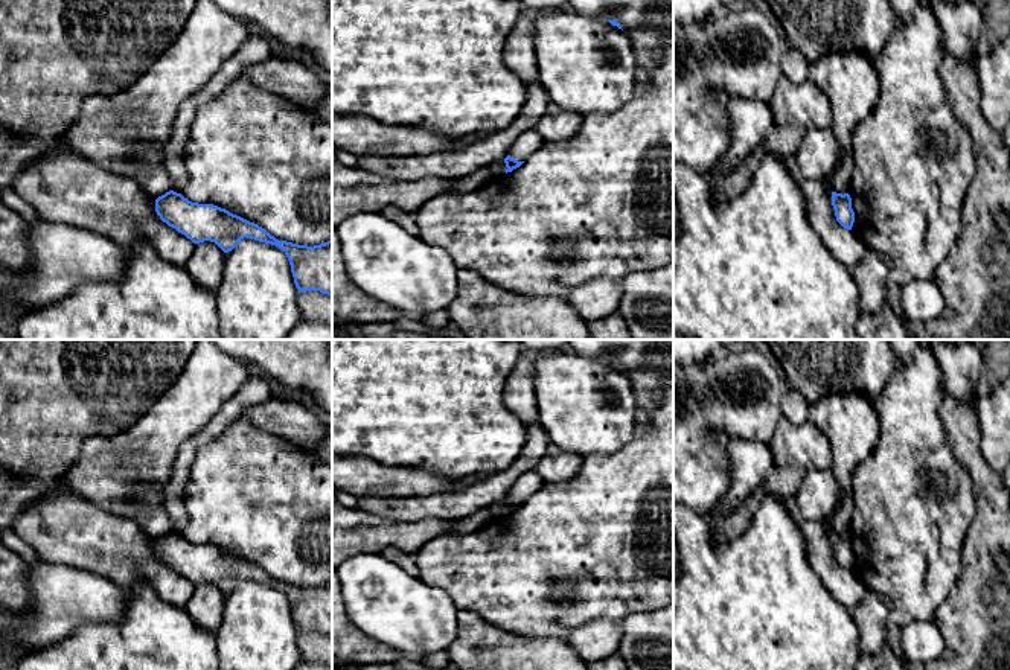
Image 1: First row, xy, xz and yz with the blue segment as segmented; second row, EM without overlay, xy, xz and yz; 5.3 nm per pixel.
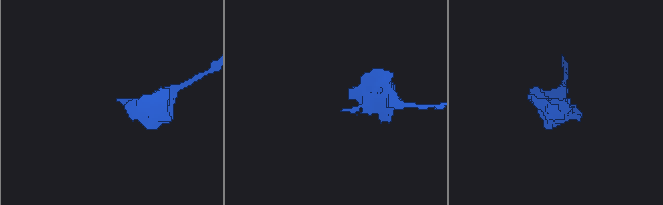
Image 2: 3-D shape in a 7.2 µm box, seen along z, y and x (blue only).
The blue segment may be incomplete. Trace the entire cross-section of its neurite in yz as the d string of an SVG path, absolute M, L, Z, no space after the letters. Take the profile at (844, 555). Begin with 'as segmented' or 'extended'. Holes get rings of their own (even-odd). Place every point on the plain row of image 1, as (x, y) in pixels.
as segmented; M832 533L832 547L836 562L847 571L852 571L855 563L855 553L852 550L852 539L849 534Z

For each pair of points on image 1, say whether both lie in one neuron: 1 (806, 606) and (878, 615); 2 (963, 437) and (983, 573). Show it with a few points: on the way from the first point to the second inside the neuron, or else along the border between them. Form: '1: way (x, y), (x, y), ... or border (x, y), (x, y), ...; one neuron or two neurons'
1: border (850, 614), (861, 649); two neurons
2: way (980, 471), (987, 483), (987, 539); one neuron

